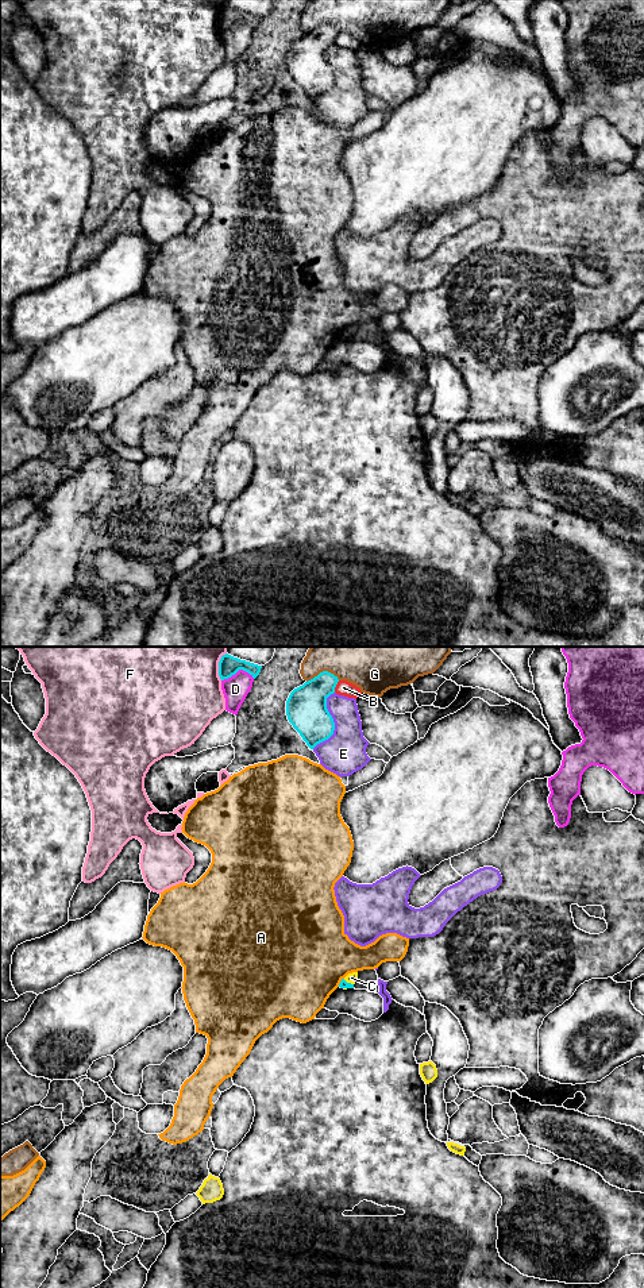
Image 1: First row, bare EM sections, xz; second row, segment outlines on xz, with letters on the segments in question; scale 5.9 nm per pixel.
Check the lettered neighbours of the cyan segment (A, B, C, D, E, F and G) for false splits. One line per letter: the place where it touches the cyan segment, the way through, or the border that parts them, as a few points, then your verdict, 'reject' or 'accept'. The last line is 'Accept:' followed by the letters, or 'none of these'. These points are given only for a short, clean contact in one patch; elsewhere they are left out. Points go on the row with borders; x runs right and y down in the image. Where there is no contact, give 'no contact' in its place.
A: meets cyan in xz at (340, 982); reject
B: meets cyan in xz at (335, 686); reject
C: meets cyan in xz at (349, 983); border along xz (343, 979), (353, 984); reject
D: meets cyan in xz at (238, 670); reject
E: meets cyan in xz at (334, 722); reject
F: meets cyan in xz at (219, 666); reject
G: meets cyan in xz at (323, 671); reject
Accept: none of these

